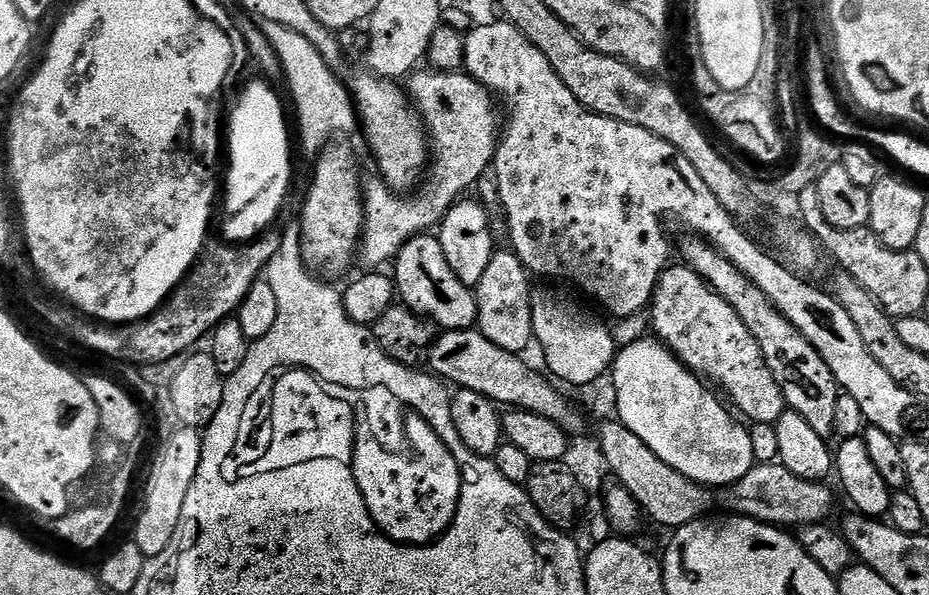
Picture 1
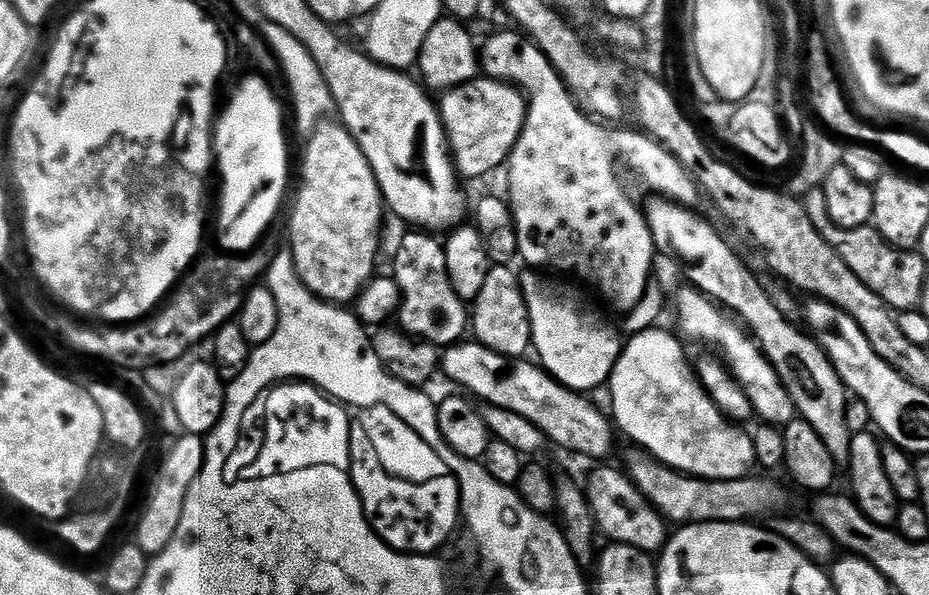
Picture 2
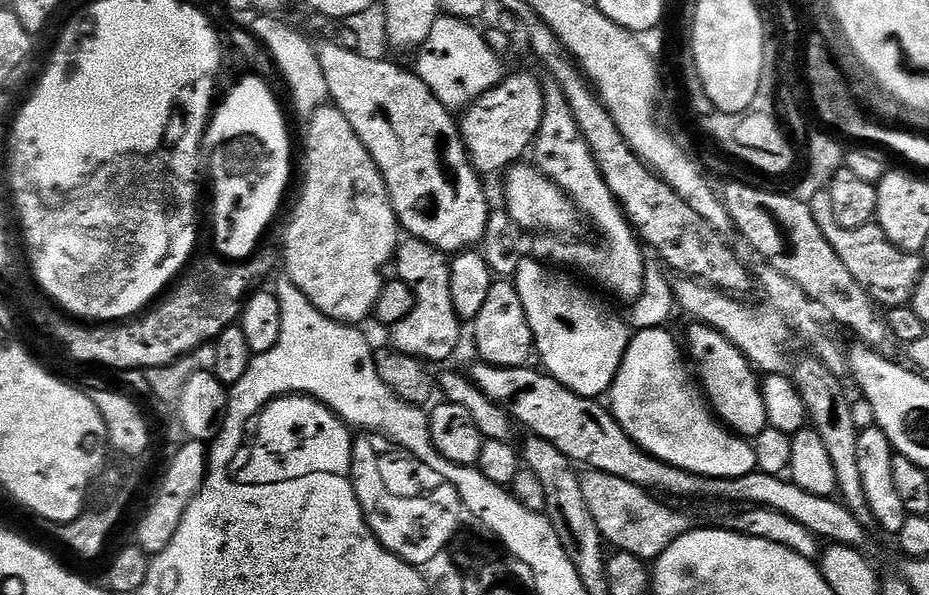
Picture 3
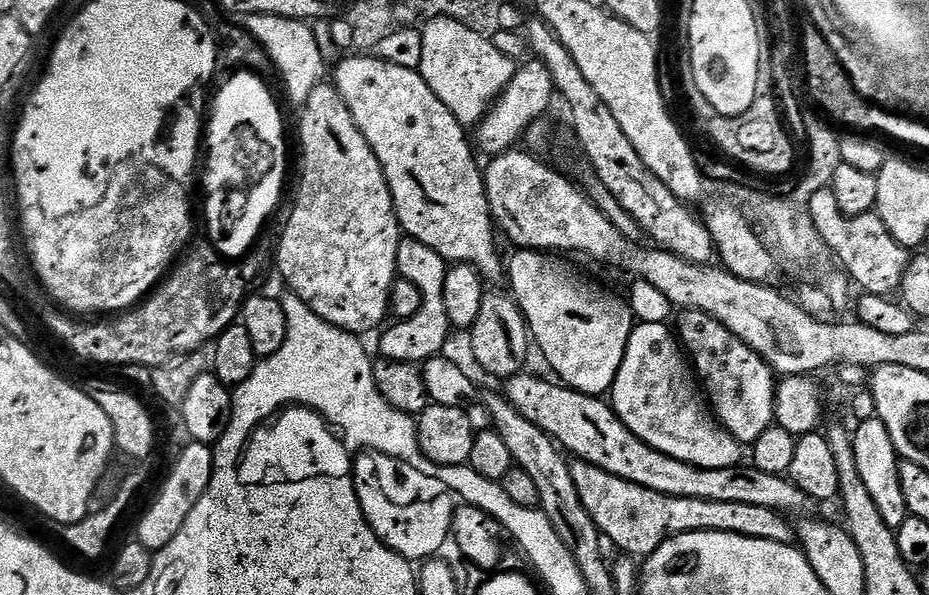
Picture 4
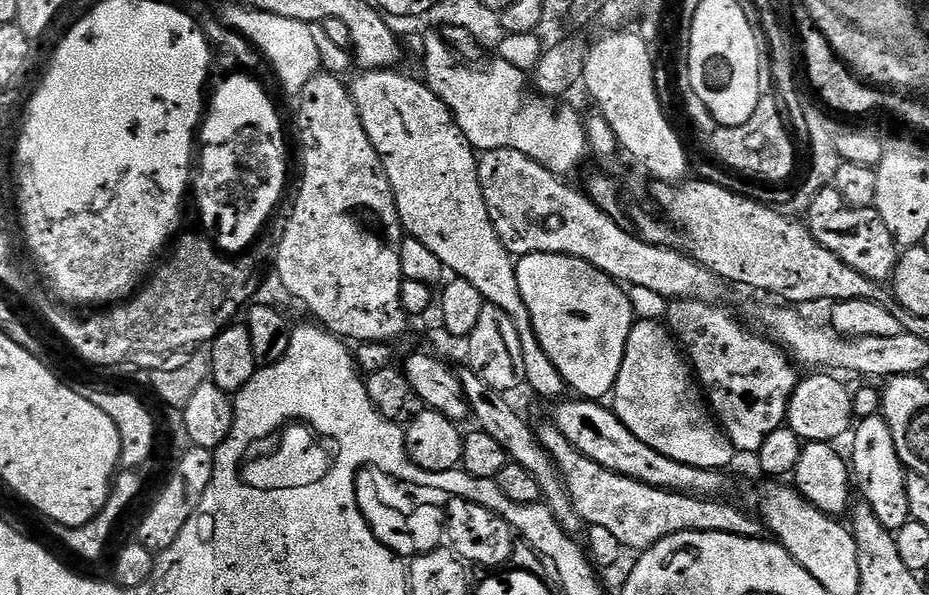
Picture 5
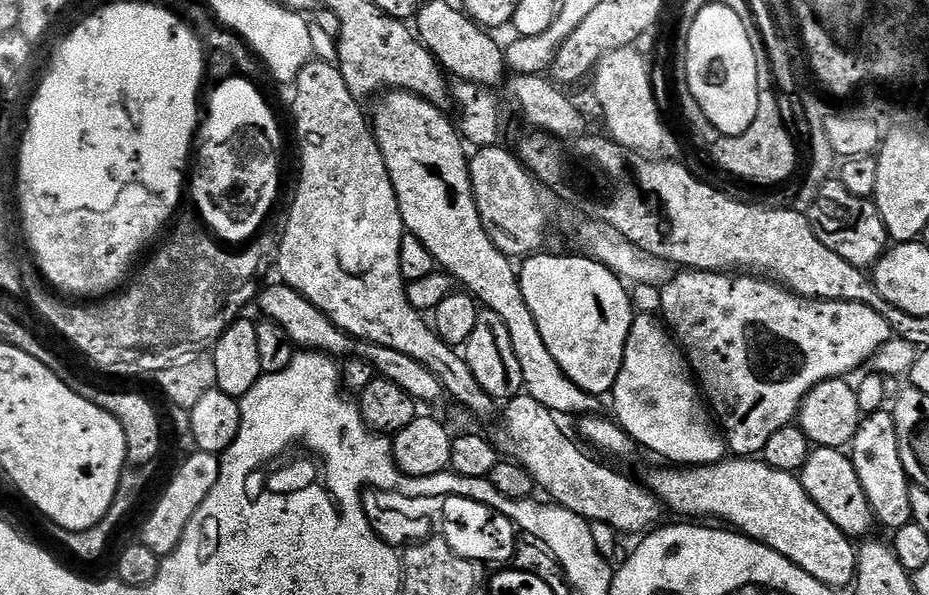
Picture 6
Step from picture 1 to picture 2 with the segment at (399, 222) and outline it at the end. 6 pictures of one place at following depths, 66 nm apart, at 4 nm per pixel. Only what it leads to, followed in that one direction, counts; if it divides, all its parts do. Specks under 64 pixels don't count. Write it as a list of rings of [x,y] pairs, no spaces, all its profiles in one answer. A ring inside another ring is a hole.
[[[477,78],[467,84],[445,91],[438,100],[440,121],[448,133],[448,147],[452,153],[456,171],[461,177],[484,176],[495,168],[503,169],[508,163],[508,156],[514,150],[518,138],[524,129],[528,117],[528,101],[521,89],[502,80]]]

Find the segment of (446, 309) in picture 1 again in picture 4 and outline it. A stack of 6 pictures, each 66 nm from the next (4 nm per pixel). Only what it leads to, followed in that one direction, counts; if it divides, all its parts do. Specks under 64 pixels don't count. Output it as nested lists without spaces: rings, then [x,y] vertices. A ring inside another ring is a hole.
[[[411,238],[400,241],[396,270],[403,279],[408,280],[421,292],[421,306],[418,314],[414,314],[414,318],[393,323],[394,326],[389,332],[379,333],[381,334],[380,348],[384,351],[381,353],[385,357],[392,358],[399,353],[401,357],[407,359],[408,363],[420,366],[431,356],[441,355],[445,351],[444,343],[448,340],[448,332],[450,333],[444,301],[448,269],[449,265],[430,246]],[[399,348],[400,352],[396,352]]]

